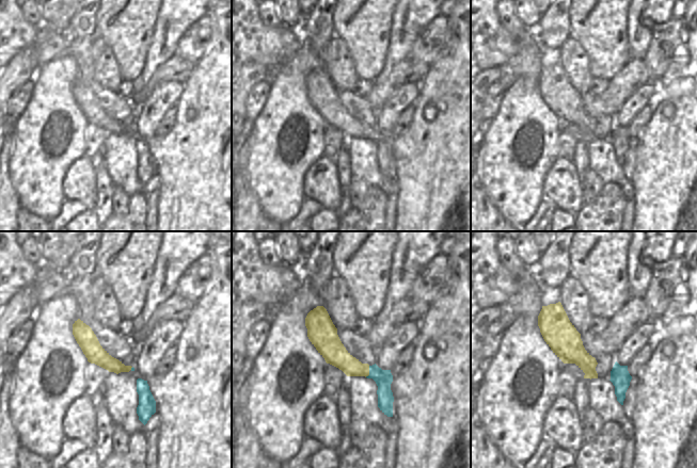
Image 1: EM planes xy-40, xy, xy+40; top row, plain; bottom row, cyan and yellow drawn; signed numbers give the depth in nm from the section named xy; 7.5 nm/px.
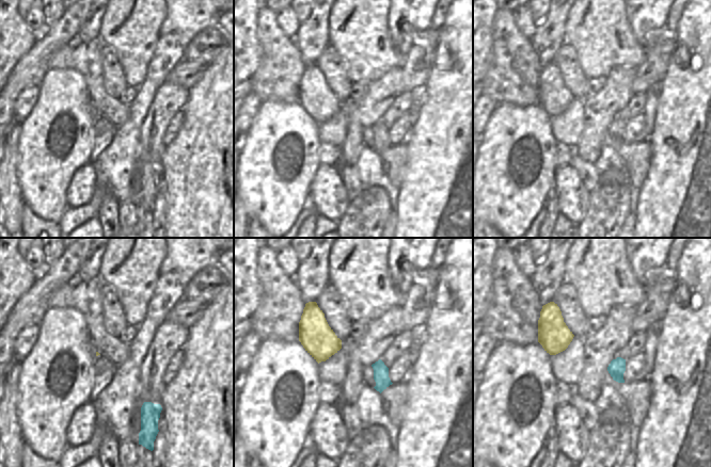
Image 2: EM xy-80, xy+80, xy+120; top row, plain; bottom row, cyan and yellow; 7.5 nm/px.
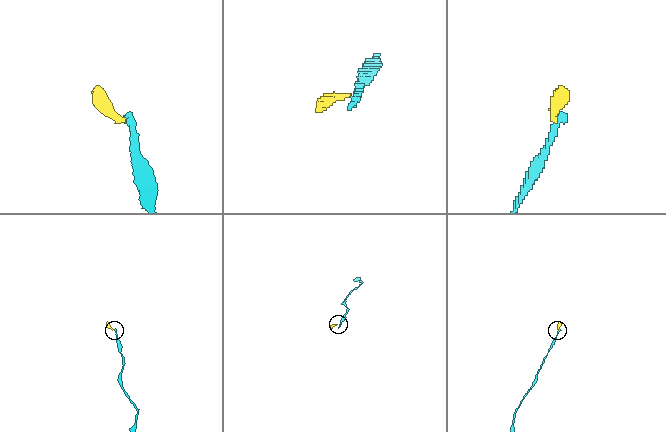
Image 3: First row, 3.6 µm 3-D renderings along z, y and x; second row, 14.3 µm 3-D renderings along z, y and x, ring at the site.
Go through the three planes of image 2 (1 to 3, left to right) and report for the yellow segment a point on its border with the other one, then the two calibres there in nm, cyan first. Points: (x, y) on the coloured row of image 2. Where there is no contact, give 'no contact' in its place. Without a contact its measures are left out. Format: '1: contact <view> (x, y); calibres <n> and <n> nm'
1: no contact
2: no contact
3: no contact

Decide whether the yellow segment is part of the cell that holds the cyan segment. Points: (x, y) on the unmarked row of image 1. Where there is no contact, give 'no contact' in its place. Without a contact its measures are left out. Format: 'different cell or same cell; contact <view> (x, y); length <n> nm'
different cell; contact xy (369, 133); length 90 nm

